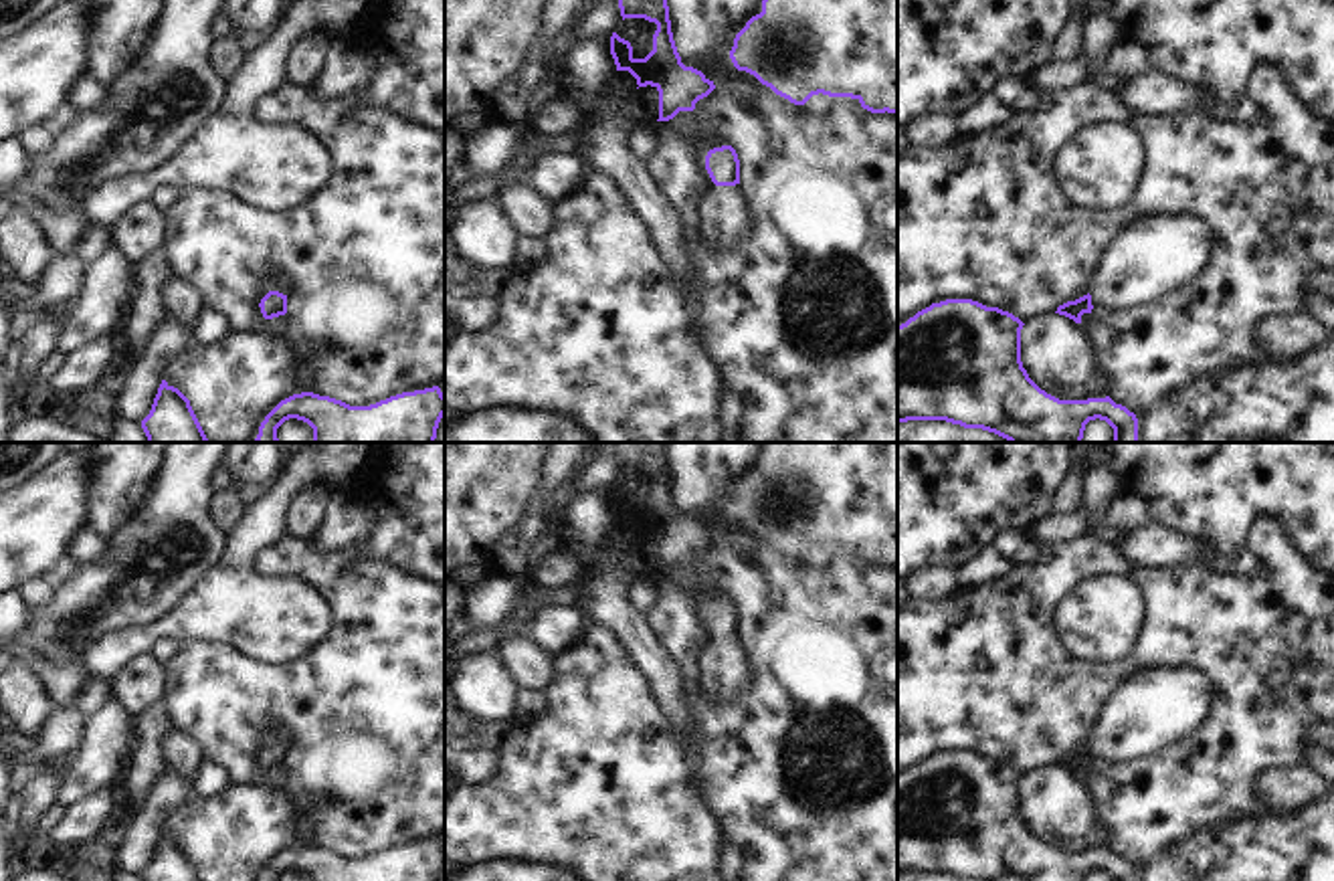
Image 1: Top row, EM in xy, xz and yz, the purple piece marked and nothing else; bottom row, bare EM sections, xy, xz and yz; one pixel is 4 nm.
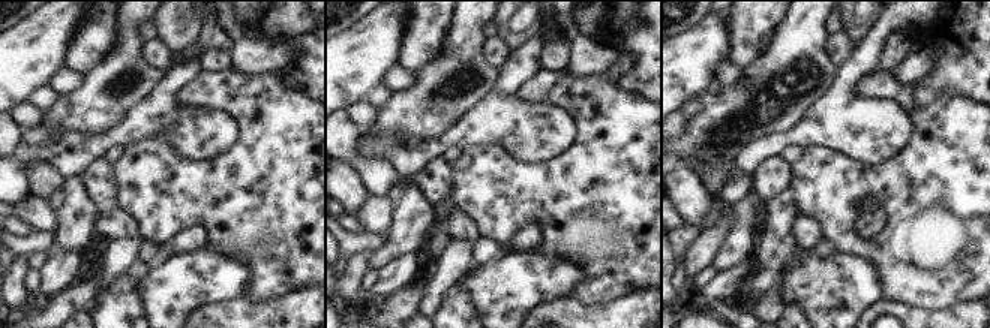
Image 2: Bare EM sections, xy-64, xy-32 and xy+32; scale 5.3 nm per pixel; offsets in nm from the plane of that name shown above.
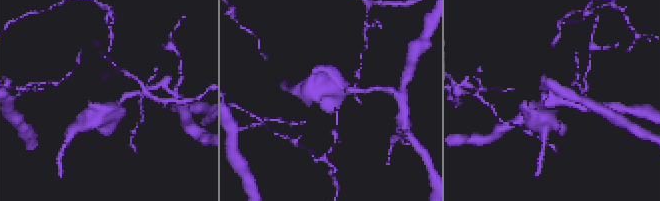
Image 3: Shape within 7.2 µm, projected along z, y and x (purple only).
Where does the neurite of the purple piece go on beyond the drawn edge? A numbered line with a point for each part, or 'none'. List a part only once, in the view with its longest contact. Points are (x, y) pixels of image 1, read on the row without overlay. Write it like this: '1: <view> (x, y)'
1: xy (281, 738)

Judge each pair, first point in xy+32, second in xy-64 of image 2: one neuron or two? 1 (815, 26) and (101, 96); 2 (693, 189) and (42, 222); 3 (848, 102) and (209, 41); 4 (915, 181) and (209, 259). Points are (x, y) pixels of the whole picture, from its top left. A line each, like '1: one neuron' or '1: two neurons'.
1: one neuron
2: two neurons
3: two neurons
4: two neurons

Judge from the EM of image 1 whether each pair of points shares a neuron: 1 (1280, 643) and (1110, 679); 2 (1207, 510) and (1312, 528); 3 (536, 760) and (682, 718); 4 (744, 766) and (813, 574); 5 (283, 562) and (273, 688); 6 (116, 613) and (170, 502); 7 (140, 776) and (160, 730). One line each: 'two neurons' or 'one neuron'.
1: one neuron
2: one neuron
3: two neurons
4: one neuron
5: one neuron
6: one neuron
7: one neuron

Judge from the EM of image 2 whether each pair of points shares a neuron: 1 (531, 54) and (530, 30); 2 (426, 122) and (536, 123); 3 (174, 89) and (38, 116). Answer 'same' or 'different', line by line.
1: different
2: different
3: different

